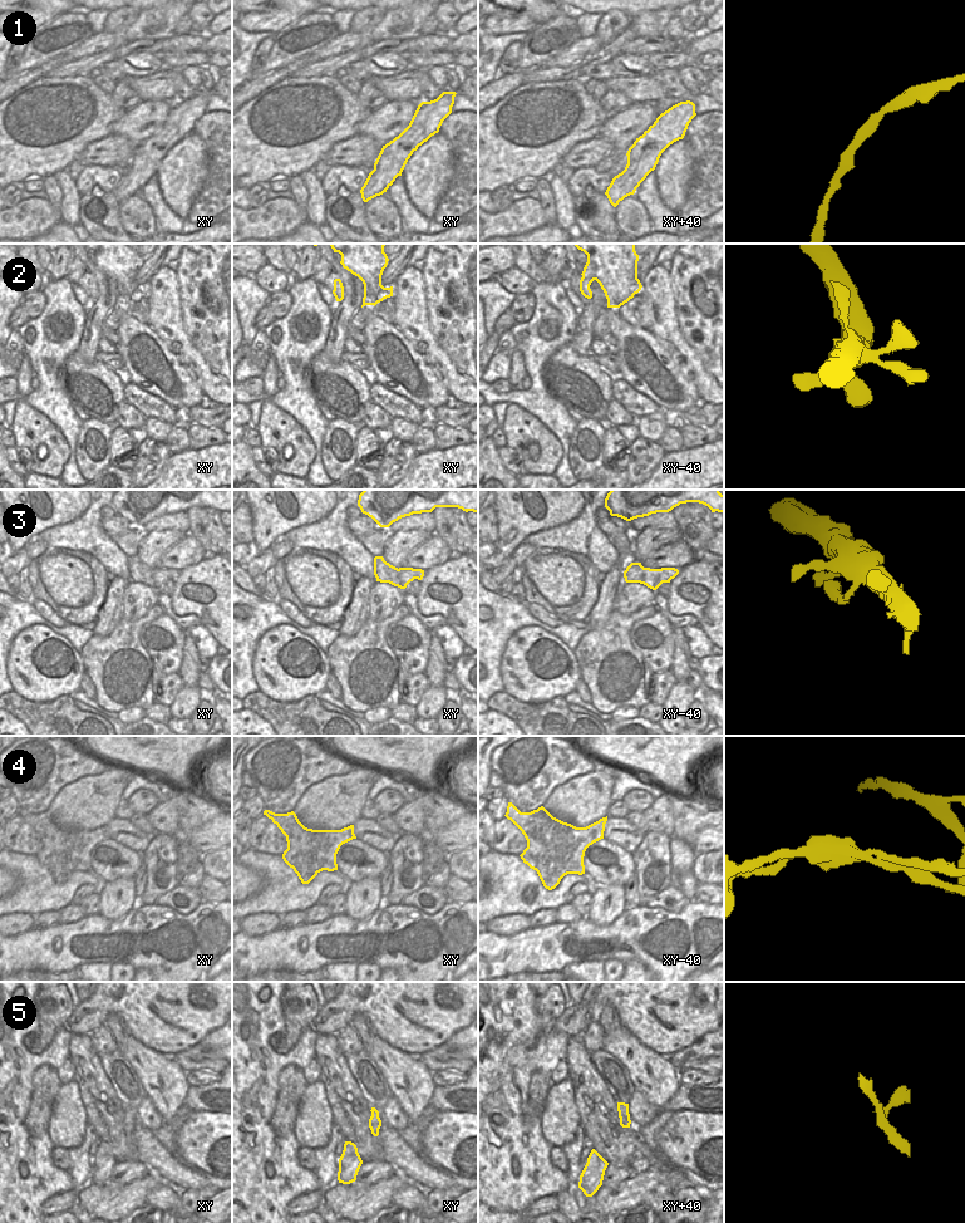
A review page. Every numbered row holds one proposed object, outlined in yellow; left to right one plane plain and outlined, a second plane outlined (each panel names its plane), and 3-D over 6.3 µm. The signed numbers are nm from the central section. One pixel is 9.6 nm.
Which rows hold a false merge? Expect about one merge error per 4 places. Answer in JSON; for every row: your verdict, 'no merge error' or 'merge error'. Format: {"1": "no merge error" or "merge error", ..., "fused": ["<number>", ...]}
{"1": "no merge error", "2": "no merge error", "3": "no merge error", "4": "merge error", "5": "no merge error", "fused": ["4"]}

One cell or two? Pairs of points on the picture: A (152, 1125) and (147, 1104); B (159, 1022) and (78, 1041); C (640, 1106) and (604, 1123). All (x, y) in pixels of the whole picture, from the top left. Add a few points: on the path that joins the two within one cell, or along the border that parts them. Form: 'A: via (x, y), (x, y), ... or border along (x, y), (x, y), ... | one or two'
A: via (152, 1120), (147, 1115), (147, 1109) | one
B: border along (89, 1034), (73, 1035) | two
C: border along (631, 1121), (635, 1126) | two

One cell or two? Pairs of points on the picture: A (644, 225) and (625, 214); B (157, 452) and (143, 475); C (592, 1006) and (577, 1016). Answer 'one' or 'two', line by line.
A: one
B: one
C: two

